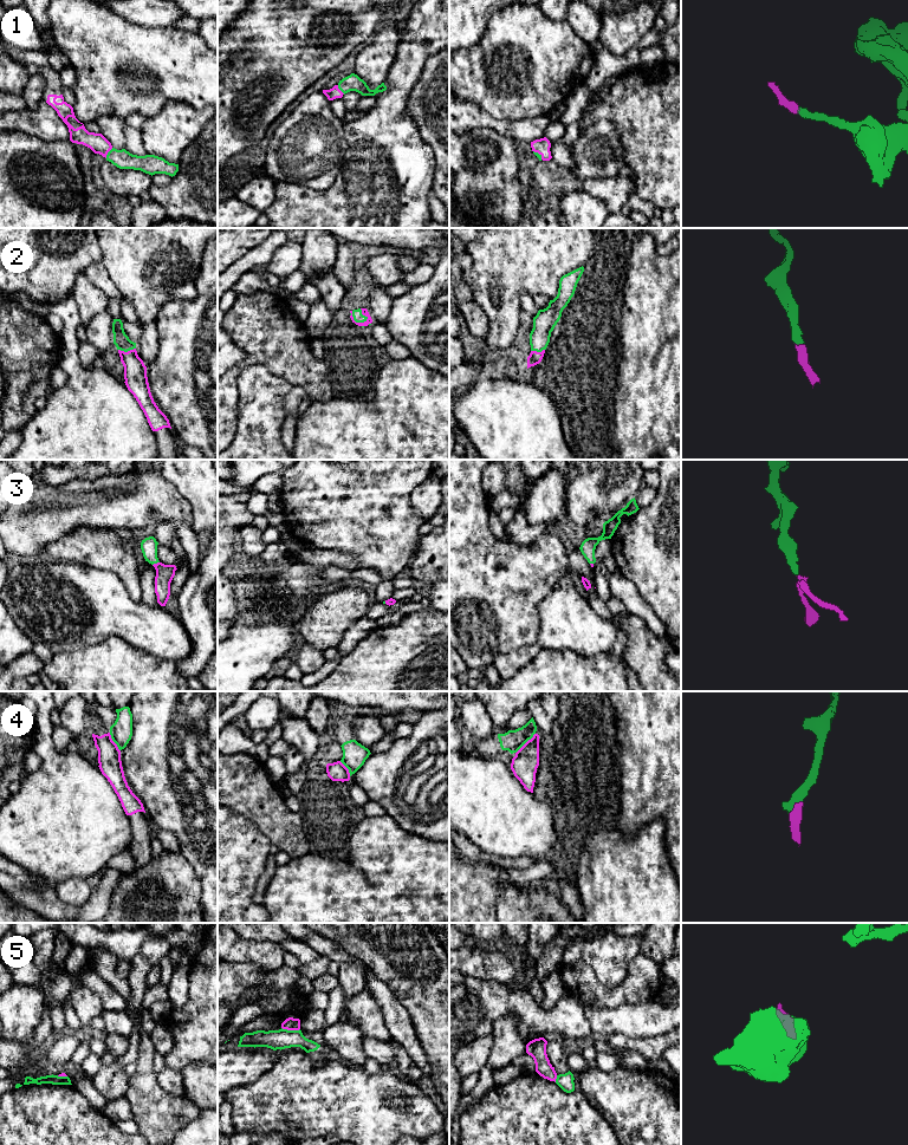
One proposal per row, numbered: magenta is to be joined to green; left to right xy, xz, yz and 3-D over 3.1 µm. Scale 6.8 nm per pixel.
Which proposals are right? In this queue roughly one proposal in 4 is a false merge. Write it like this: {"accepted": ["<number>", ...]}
{"accepted": ["1", "2", "3"]}

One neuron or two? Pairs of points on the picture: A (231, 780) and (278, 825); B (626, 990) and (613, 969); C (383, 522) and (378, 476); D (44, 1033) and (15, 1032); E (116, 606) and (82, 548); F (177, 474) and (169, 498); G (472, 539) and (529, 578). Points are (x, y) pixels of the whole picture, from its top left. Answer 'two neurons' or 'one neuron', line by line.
A: one neuron
B: two neurons
C: one neuron
D: two neurons
E: two neurons
F: two neurons
G: one neuron

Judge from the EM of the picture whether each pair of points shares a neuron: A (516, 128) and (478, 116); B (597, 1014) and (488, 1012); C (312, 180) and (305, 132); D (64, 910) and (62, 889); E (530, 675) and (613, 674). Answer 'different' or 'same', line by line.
A: same
B: different
C: same
D: different
E: same

